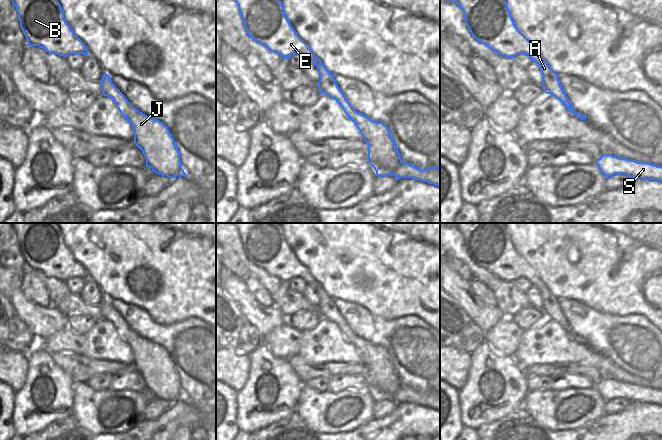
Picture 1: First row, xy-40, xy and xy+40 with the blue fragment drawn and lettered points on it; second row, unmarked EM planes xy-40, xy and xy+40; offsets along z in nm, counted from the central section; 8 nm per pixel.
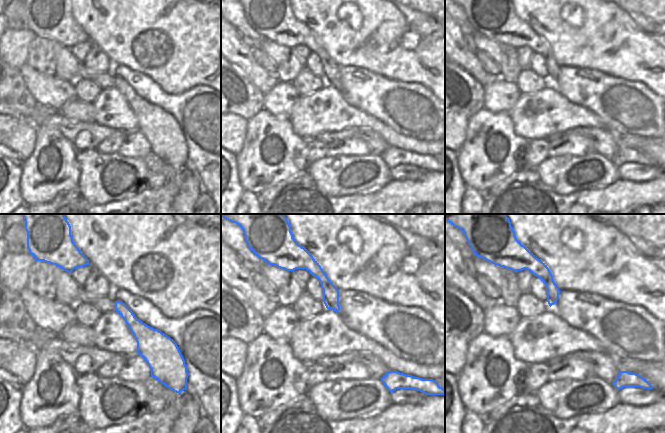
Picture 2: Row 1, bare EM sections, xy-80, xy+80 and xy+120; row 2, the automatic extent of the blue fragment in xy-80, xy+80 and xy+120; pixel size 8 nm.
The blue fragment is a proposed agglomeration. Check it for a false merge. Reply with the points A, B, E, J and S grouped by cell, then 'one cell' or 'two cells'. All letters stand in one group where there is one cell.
groups A B E J / S; two cells

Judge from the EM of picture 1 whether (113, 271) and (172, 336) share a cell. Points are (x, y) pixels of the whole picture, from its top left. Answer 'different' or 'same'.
different

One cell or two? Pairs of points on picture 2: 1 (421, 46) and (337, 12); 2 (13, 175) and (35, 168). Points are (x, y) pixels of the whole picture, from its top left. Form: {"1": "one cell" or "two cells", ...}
{"1": "one cell", "2": "two cells"}

